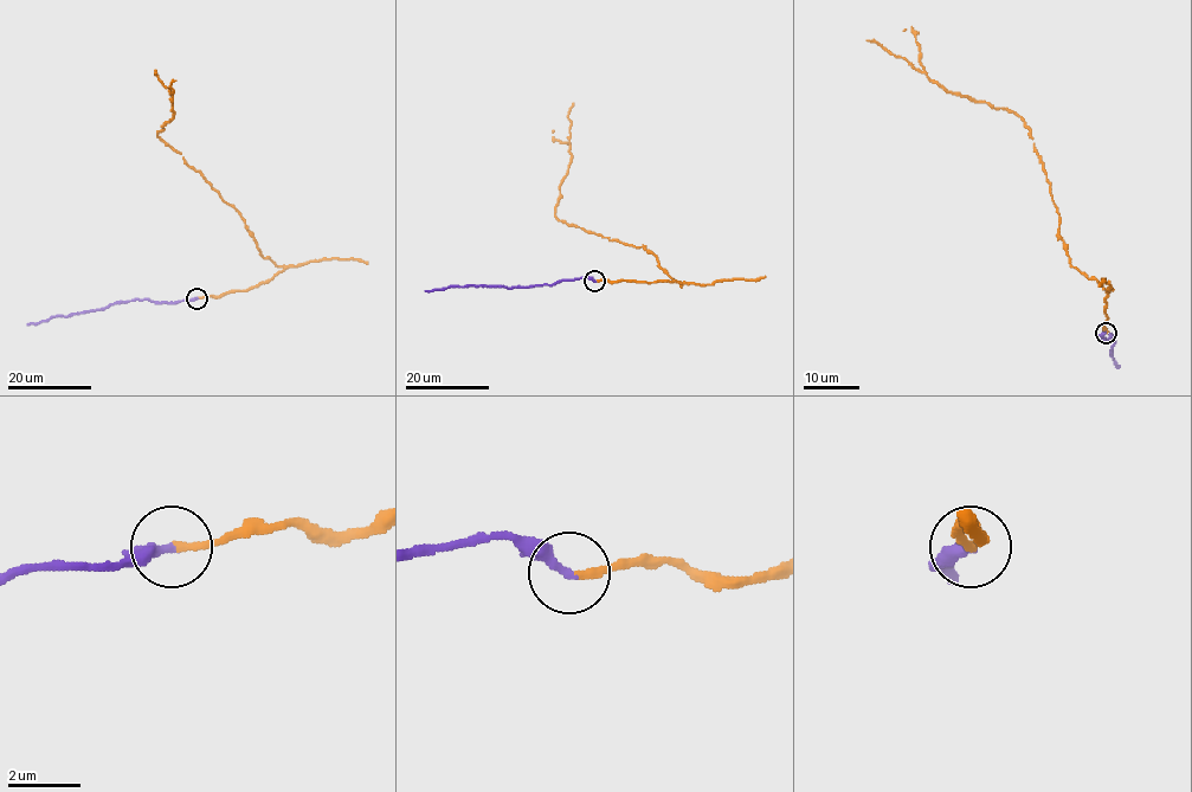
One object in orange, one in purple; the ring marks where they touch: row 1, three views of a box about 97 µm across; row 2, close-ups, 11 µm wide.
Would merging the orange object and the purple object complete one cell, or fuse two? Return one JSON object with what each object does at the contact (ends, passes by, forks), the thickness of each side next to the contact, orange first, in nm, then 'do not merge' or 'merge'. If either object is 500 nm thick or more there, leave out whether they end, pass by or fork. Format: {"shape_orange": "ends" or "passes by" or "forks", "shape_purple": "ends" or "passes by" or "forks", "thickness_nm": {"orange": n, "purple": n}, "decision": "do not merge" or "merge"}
{"shape_orange": "ends", "shape_purple": "ends", "thickness_nm": {"orange": 200, "purple": 300}, "decision": "merge"}

